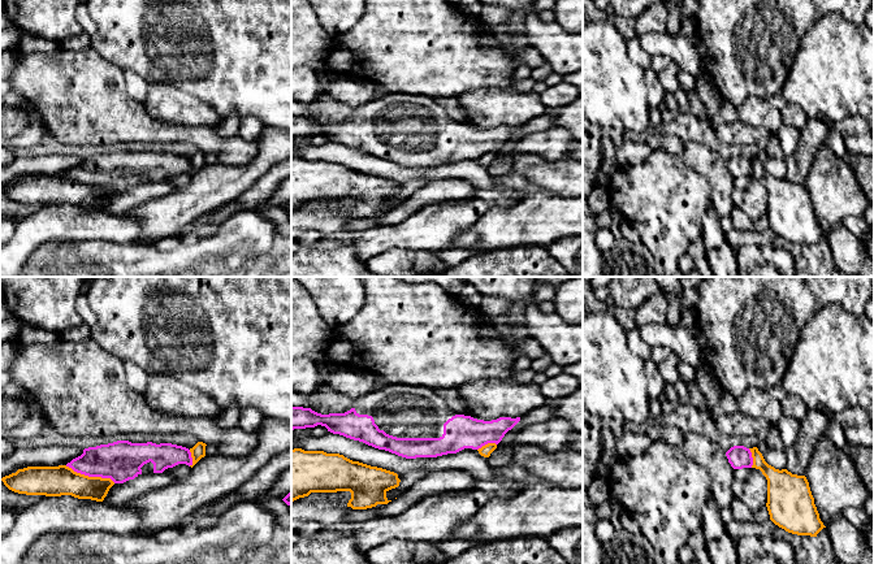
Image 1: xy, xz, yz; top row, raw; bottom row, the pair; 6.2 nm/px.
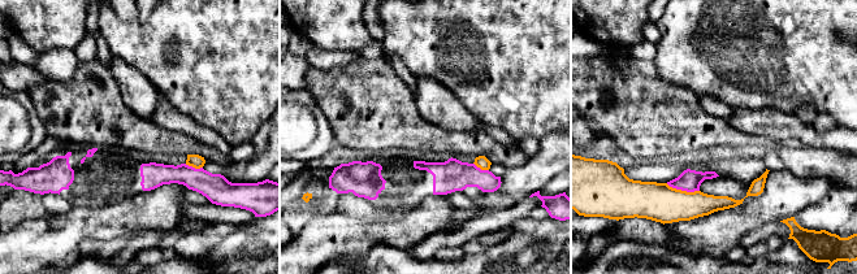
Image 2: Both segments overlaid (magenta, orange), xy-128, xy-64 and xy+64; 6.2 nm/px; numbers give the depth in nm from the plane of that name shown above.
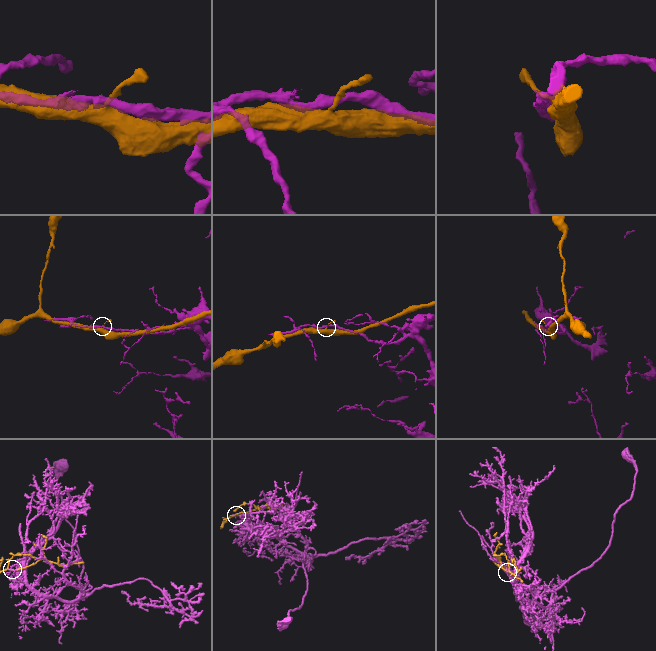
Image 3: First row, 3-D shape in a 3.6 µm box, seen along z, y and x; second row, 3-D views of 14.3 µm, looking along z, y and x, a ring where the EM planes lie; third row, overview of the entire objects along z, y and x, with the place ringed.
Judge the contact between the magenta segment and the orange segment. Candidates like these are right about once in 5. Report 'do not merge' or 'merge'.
do not merge

